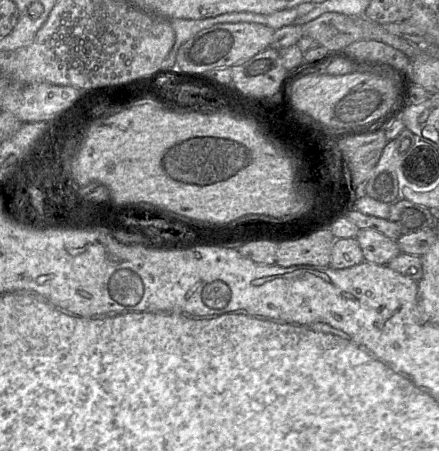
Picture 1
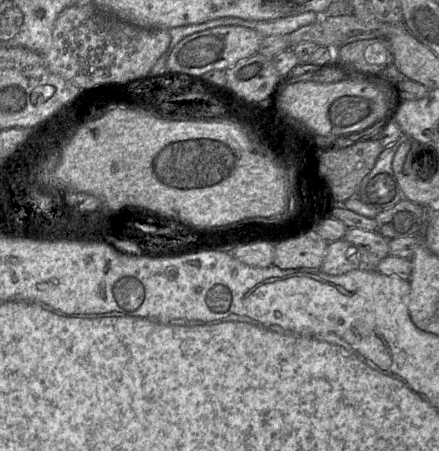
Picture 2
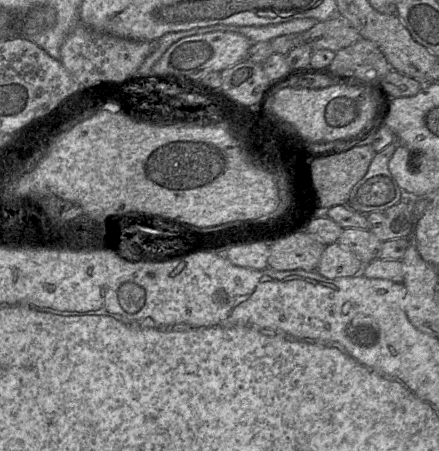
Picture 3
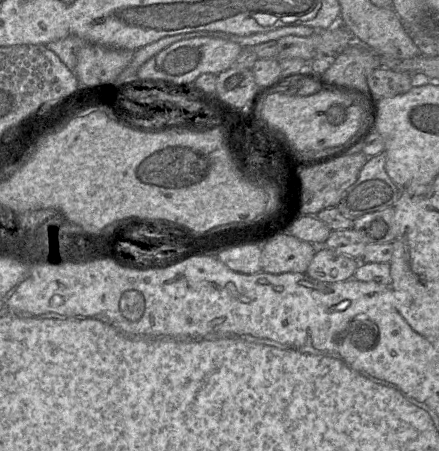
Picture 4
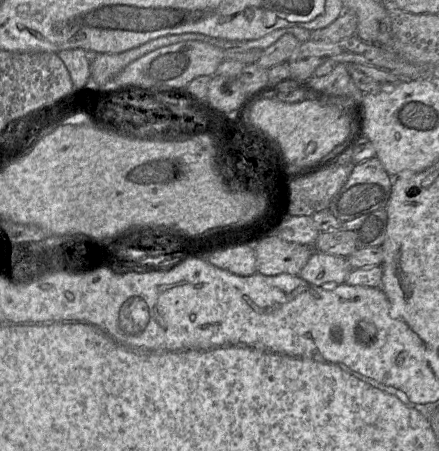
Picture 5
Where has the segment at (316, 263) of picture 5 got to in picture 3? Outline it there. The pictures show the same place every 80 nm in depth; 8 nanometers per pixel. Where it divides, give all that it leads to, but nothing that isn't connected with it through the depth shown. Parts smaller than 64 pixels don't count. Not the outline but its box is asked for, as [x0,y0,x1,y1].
[316,242,364,279]

